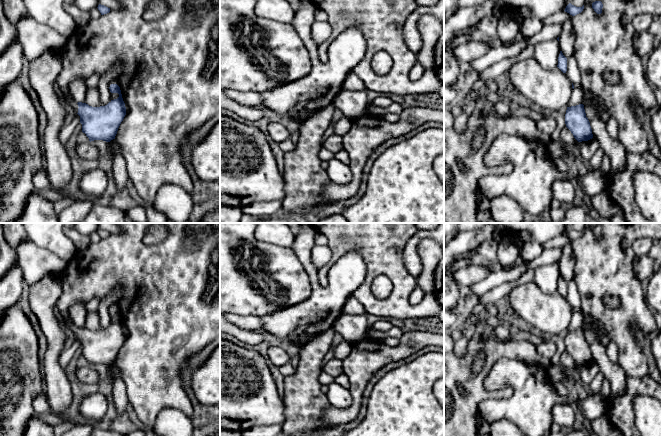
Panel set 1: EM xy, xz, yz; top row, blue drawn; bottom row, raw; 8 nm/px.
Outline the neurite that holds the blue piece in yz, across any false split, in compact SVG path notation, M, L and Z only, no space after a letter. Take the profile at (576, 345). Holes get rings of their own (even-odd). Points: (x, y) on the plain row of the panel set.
M583 328L567 331L565 348L578 366L593 362L590 346L586 341Z

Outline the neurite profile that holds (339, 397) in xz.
M336 382L328 384L328 391L326 393L330 405L344 409L351 405L352 397L349 389L345 389Z

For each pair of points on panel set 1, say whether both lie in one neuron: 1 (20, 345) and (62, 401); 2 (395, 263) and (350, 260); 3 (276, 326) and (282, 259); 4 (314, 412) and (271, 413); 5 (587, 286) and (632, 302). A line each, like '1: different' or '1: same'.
1: different
2: different
3: different
4: different
5: same

